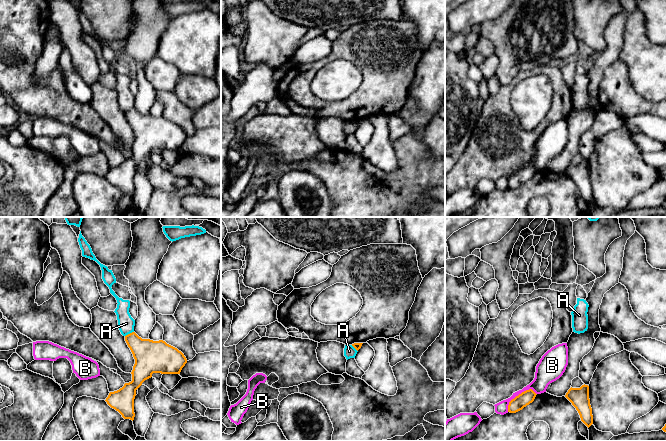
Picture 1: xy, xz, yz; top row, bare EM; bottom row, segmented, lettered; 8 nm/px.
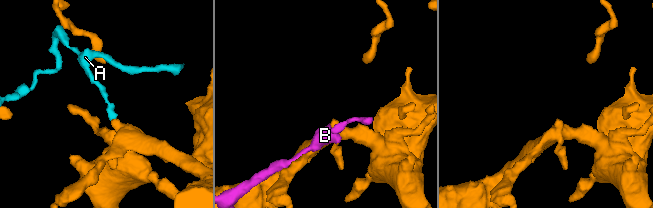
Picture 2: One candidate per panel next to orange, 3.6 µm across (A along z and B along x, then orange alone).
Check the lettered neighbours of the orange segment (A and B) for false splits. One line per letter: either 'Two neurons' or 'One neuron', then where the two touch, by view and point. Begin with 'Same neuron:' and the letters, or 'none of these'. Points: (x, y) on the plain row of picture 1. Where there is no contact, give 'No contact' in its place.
Same neuron: none of these
A: Two neurons. Touches orange at xy (130, 109)
B: Two neurons. Touches orange at yz (519, 170)

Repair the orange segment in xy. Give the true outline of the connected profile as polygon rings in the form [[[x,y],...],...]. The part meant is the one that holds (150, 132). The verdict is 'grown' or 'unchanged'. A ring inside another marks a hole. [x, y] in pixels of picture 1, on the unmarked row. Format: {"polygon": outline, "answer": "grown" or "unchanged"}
{"polygon": [[[132,108],[125,112],[125,117],[135,135],[132,157],[125,159],[119,166],[110,168],[105,177],[124,195],[133,197],[136,166],[142,159],[151,154],[153,149],[180,150],[187,135],[181,127],[163,116],[142,115]]], "answer": "unchanged"}

